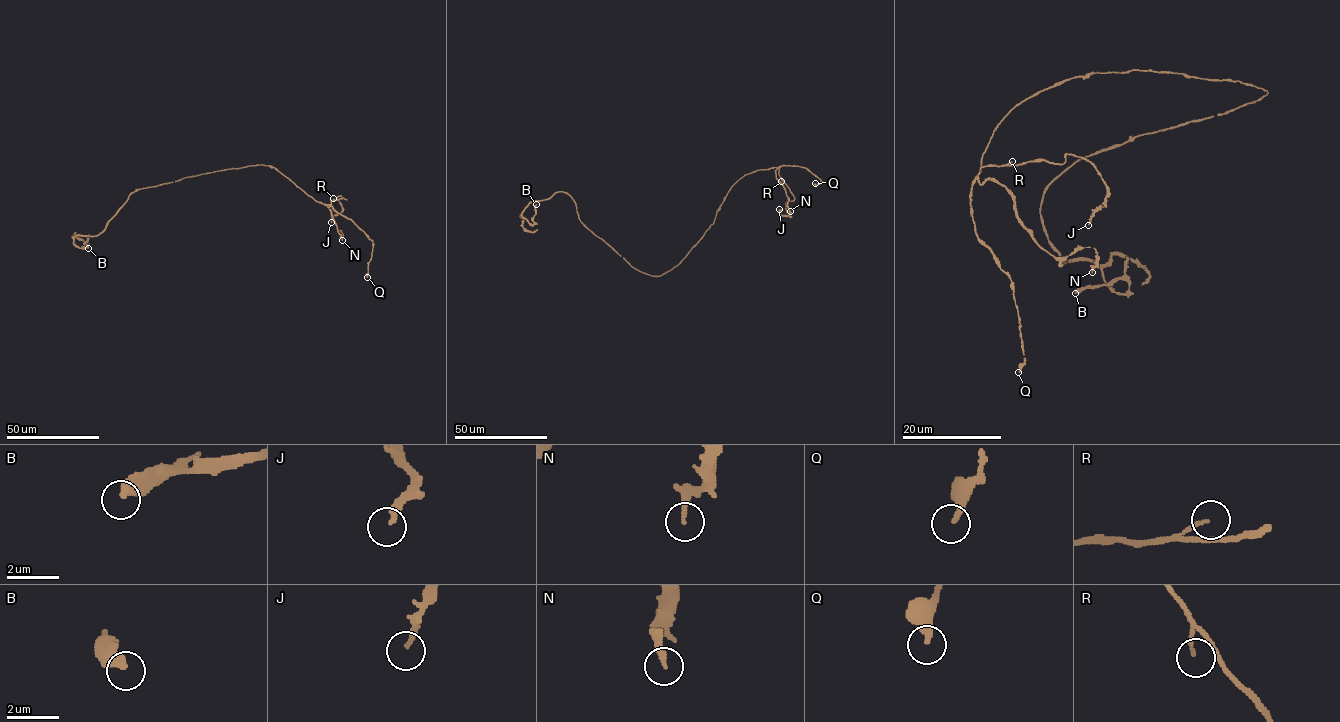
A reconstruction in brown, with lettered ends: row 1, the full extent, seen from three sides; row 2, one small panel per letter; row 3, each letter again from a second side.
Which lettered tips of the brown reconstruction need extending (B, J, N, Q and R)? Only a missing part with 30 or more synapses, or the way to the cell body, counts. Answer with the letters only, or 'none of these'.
none of these

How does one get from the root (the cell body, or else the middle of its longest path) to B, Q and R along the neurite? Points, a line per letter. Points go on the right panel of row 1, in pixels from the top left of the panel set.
B: (1249, 85), (1267, 94), (1083, 156), (1045, 190), (1061, 259), (1092, 260), (1116, 292), (1128, 283), (1075, 293)
Q: (1249, 85), (1092, 73), (1001, 120), (971, 215), (1011, 280), (1018, 372)
R: (1249, 85), (1151, 70), (1073, 76), (1026, 98), (1001, 120), (975, 176), (981, 167), (1012, 161)

